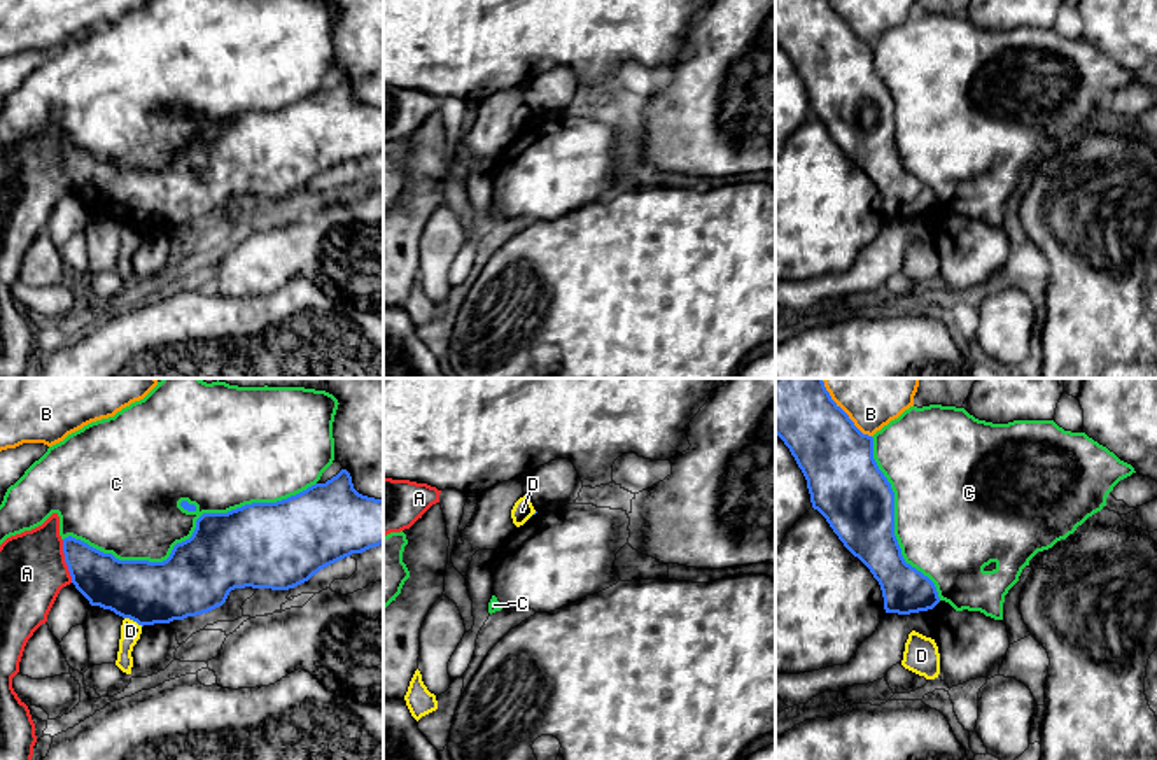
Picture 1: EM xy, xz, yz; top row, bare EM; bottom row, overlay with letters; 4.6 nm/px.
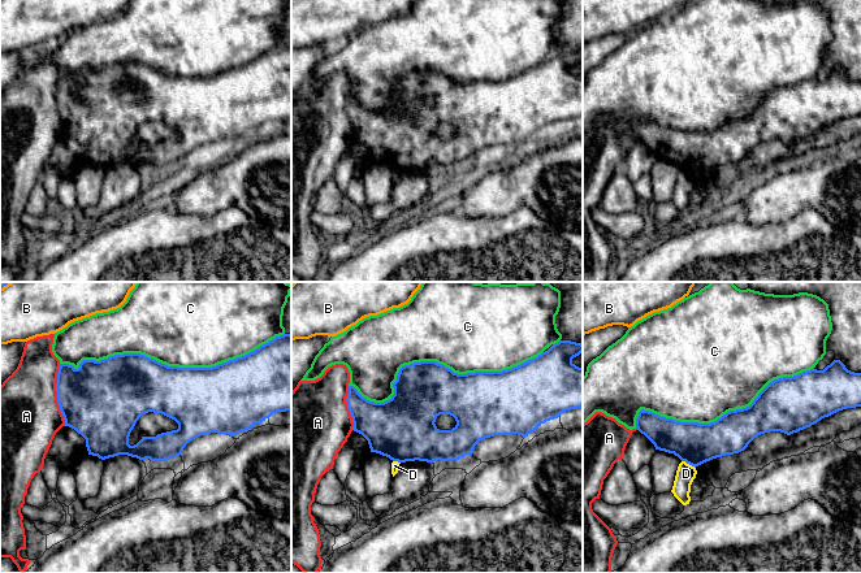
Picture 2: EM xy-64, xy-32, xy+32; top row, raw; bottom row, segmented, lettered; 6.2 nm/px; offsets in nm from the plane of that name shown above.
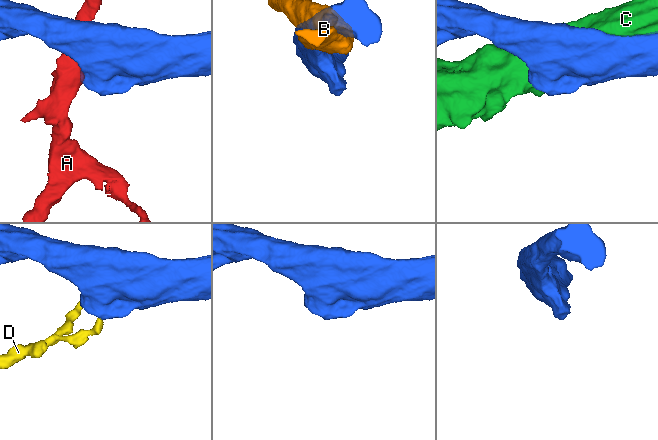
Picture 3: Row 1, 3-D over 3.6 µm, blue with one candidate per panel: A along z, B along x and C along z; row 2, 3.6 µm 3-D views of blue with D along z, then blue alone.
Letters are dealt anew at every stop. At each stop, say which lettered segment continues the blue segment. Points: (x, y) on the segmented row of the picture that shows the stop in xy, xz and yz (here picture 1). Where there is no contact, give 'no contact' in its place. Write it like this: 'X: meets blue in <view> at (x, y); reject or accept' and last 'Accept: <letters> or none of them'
A: meets blue in xy at (65, 561); reject
B: meets blue in yz at (842, 410); reject
C: meets blue in xy at (193, 534); reject
D: meets blue in xy at (133, 620); reject
Accept: none of them

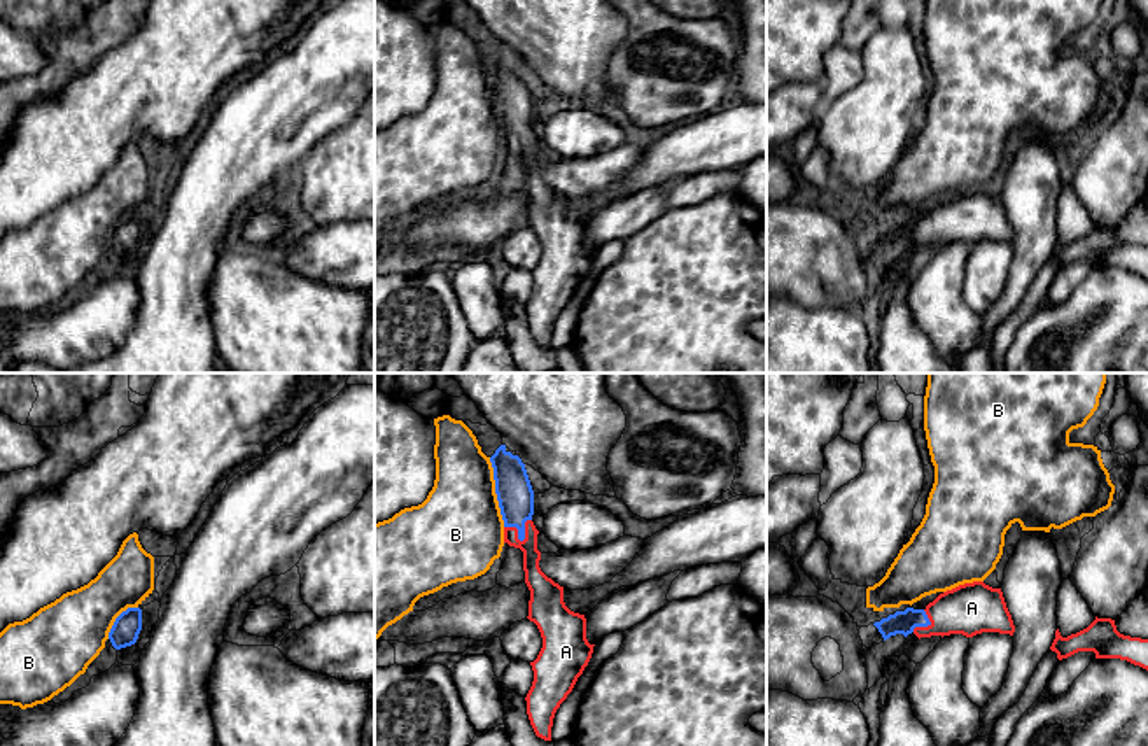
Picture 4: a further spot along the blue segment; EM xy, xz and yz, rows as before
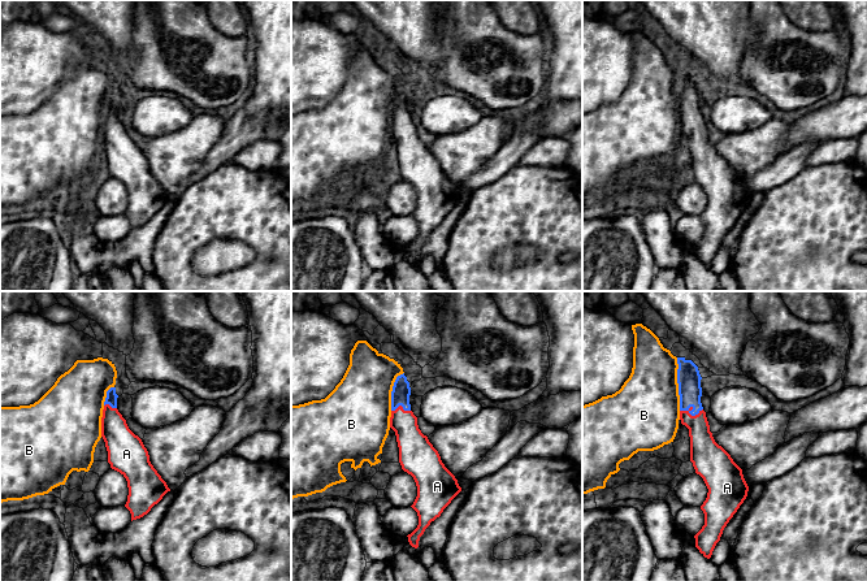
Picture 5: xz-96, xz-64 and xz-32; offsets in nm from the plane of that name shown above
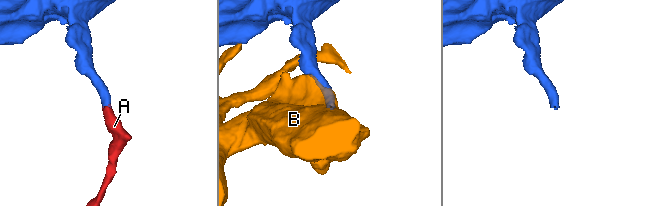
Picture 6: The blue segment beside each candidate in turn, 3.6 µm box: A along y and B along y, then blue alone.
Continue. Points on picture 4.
A: meets blue in xz at (520, 540); accept
B: meets blue in xz at (496, 492); reject
Accept: A

